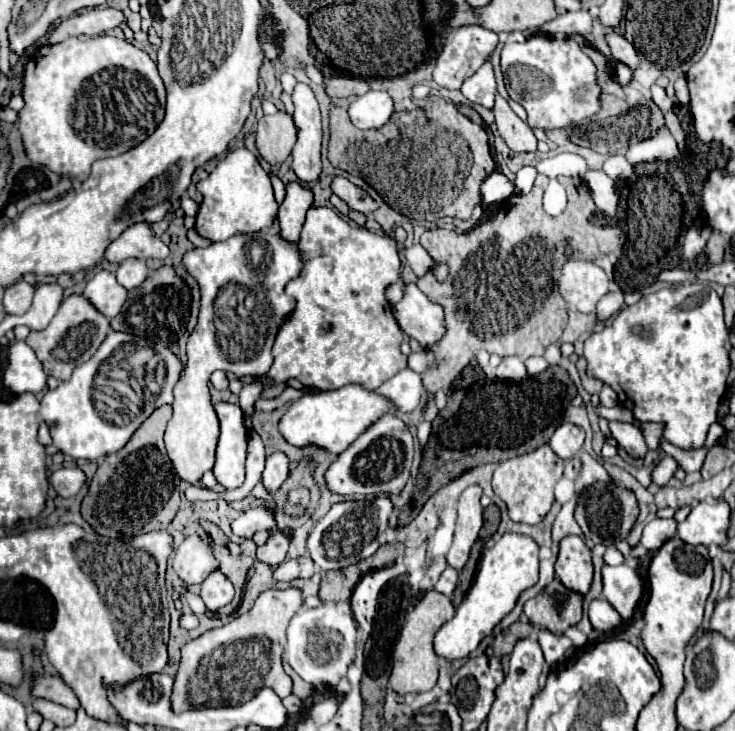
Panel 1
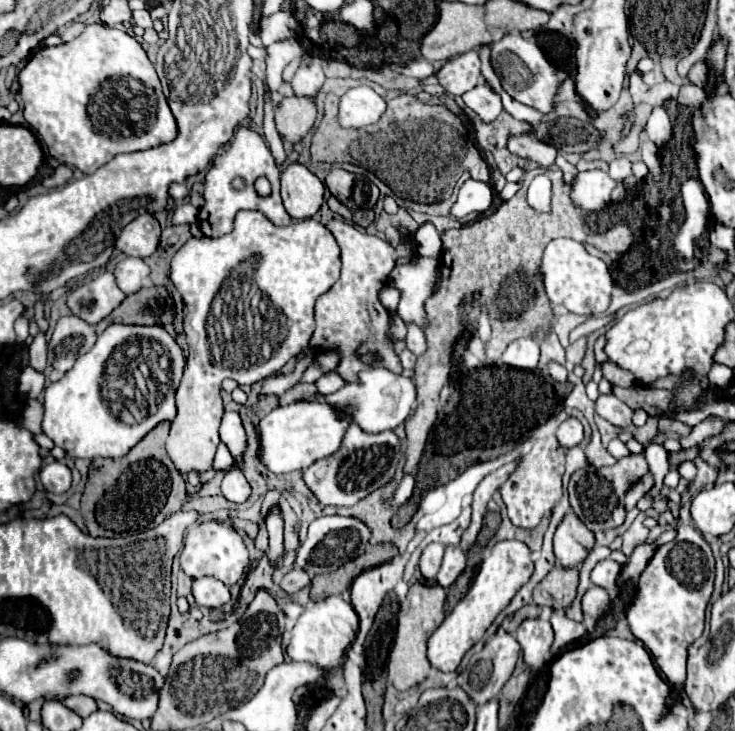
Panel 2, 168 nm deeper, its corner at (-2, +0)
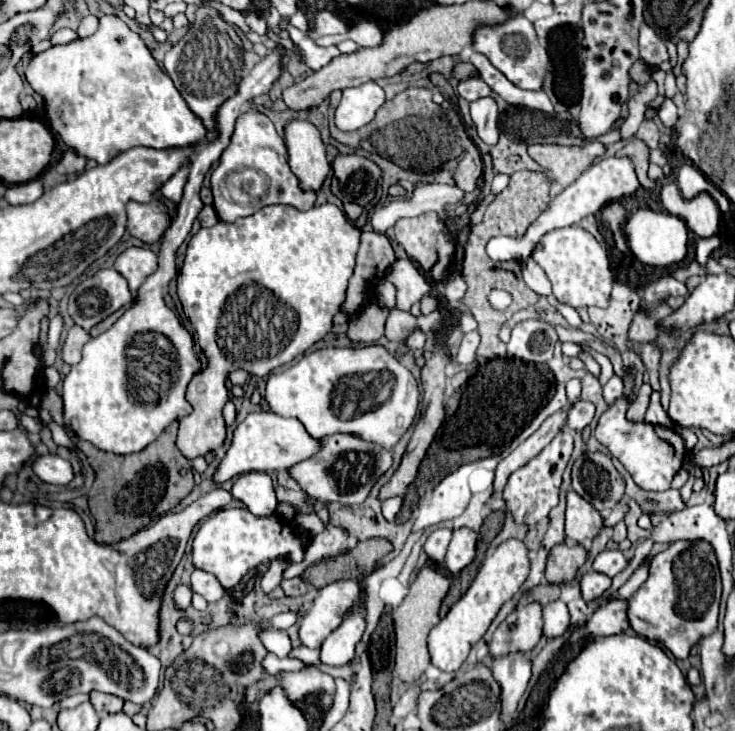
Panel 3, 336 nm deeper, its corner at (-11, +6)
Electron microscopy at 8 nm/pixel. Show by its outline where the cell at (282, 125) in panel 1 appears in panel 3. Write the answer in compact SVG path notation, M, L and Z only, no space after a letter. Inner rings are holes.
M469 1L465 5L431 5L419 9L409 21L393 25L385 35L383 43L377 47L361 47L355 53L339 55L323 69L305 77L303 81L287 87L283 91L283 101L289 109L307 109L319 105L335 89L345 89L351 85L361 85L365 81L375 81L381 77L393 77L403 73L411 63L427 63L443 55L459 55L463 47L471 45L471 33L477 25L501 23L509 13L495 3Z

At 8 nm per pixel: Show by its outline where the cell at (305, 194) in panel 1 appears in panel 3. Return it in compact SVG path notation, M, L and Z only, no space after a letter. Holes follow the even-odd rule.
M293 119L285 125L285 145L291 171L299 177L301 187L319 191L331 171L319 129L311 121Z

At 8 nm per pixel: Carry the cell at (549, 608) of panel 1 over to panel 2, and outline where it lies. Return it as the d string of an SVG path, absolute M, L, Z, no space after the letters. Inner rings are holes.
M556 565L548 577L534 589L534 603L538 607L550 607L554 611L568 609L576 599L578 571Z

